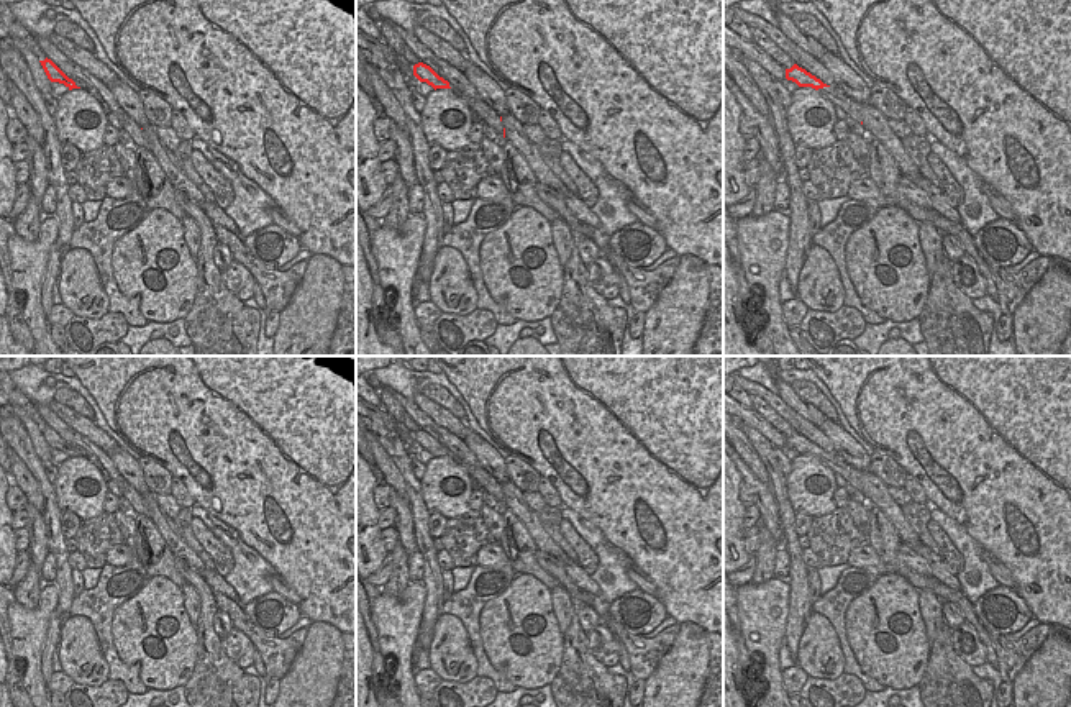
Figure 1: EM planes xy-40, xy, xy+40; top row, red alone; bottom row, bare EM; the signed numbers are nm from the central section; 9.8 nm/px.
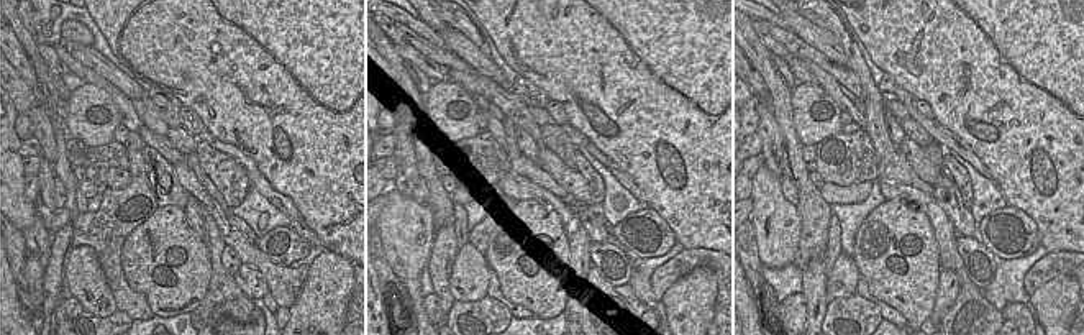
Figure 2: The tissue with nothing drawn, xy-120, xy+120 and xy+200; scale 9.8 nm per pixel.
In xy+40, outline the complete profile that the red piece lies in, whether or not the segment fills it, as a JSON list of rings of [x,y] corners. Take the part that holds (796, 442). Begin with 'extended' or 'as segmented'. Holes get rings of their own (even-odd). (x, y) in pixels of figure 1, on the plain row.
as segmented | [[[794,431],[791,436],[786,436],[786,446],[795,449],[799,454],[812,454],[815,458],[830,454],[797,431]]]

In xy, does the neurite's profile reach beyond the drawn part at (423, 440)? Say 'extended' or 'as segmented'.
as segmented

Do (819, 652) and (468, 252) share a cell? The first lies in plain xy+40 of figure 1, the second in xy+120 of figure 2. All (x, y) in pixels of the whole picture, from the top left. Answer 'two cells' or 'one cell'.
one cell

